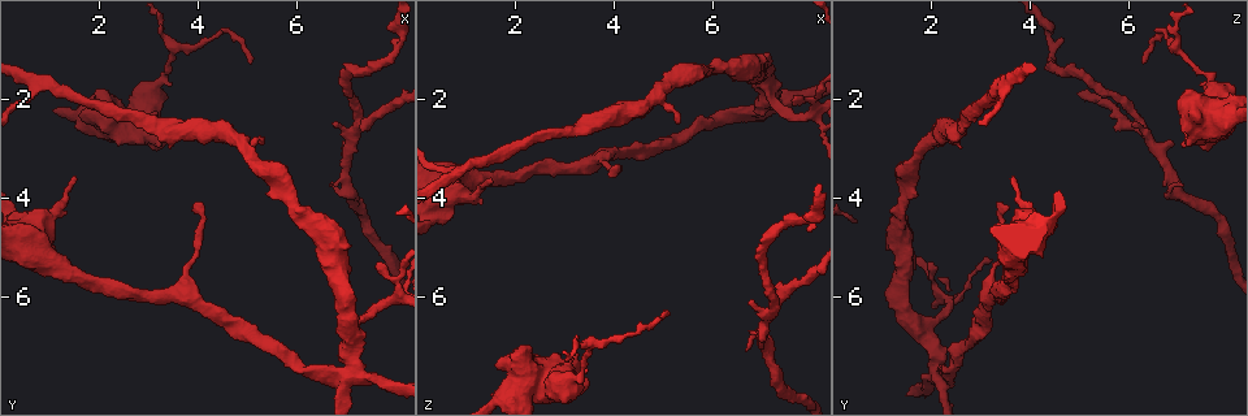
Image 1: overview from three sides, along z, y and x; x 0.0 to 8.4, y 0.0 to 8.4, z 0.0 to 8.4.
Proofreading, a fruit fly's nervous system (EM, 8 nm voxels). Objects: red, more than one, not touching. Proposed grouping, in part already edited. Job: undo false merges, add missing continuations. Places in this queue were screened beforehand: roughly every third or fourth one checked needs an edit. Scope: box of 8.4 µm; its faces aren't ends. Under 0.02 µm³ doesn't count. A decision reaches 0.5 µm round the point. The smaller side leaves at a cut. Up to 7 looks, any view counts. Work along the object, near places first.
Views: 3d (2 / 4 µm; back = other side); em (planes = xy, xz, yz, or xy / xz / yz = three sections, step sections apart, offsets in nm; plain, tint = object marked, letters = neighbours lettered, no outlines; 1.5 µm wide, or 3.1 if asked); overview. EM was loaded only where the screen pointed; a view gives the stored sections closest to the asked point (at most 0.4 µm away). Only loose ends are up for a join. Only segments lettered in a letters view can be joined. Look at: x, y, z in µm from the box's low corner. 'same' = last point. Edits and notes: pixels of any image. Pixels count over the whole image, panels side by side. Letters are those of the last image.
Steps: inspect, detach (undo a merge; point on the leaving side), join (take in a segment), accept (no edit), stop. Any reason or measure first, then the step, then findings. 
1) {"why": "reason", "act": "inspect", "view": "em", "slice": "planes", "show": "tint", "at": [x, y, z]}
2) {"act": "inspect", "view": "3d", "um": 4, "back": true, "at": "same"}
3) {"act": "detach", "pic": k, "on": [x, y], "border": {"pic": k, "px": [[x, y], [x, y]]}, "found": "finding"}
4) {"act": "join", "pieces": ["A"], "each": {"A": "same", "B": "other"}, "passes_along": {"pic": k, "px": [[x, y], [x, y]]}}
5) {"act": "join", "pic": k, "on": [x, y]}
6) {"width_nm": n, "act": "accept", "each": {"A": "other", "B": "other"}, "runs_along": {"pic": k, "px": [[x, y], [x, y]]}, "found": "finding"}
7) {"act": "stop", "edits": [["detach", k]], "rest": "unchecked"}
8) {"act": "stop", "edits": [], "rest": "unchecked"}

{"act": "inspect", "view": "3d", "um": 2, "at": [3.95, 4.15, 3.55]}

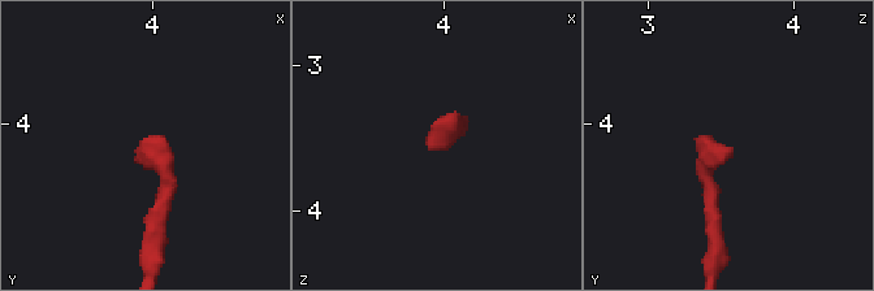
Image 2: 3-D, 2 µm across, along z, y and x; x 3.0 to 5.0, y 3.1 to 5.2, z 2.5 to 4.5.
{"why": "shape alone is not enough", "act": "inspect", "view": "em", "um": 3.1, "slice": "yz", "step": 16, "show": "plain", "at": [3.92, 4.20, 3.56]}

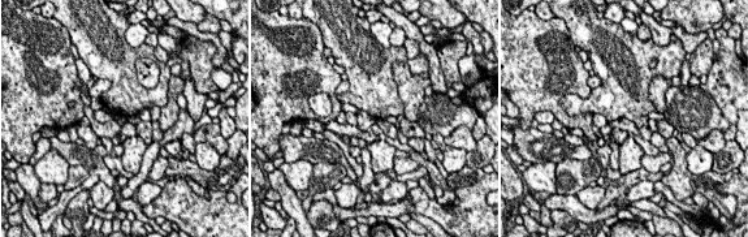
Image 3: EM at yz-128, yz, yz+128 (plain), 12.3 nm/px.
{"act": "inspect", "view": "em", "um": 3.1, "slice": "yz", "step": 16, "show": "letters", "at": "same"}

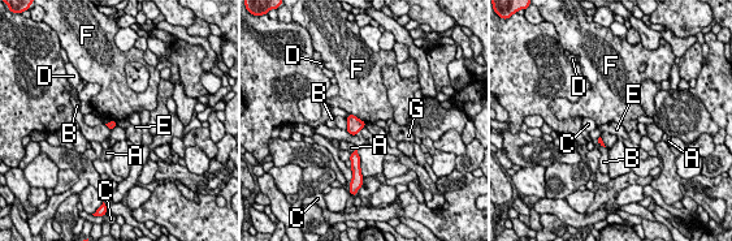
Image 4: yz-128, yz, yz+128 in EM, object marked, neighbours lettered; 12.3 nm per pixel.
{"longest_contact_nm": ["F", 260], "act": "accept", "each": {"A": "other", "B": "other", "C": "other", "D": "other", "E": "other", "F": "other", "G": "other"}, "border": {"pic": 4, "px": [[349, 113], [367, 123]]}, "found": "no lettered segment goes on from it"}

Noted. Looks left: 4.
{"why": "a fork", "act": "inspect", "view": "em", "slice": "xz", "step": 4, "show": "letters", "at": [7.30, 2.45, 6.20]}

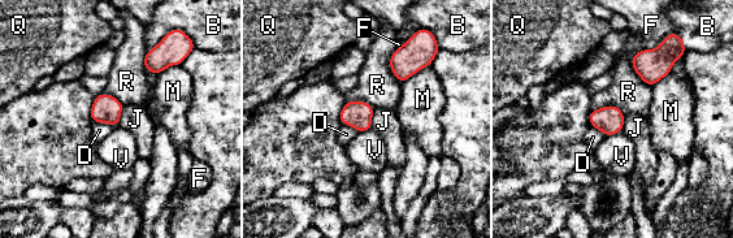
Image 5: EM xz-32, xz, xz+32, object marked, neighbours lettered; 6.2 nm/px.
{"act": "accept", "each": {"B": "other", "D": "other", "F": "other", "J": "other", "M": "other", "Q": "other", "R": "other", "V": "other"}, "border": {"pic": 5, "px": [[640, 50], [630, 65], [650, 87]]}, "found": "continuous, no second cell"}

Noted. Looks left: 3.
{"why": "looks like a crossing", "act": "inspect", "view": "em", "slice": "planes", "show": "letters", "at": [6.95, 7.50, 2.30]}

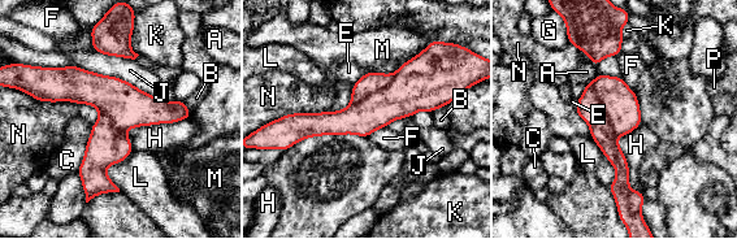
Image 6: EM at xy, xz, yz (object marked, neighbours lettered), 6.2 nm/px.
{"act": "accept", "each": {"A": "other", "B": "other", "C": "other", "E": "other", "F": "other", "G": "other", "H": "other", "J": "other", "K": "other", "L": "other", "M": "other", "N": "other", "P": "other"}, "found": "one cell here"}

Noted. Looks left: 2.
{"act": "stop", "edits": [], "rest": "unchecked"}

